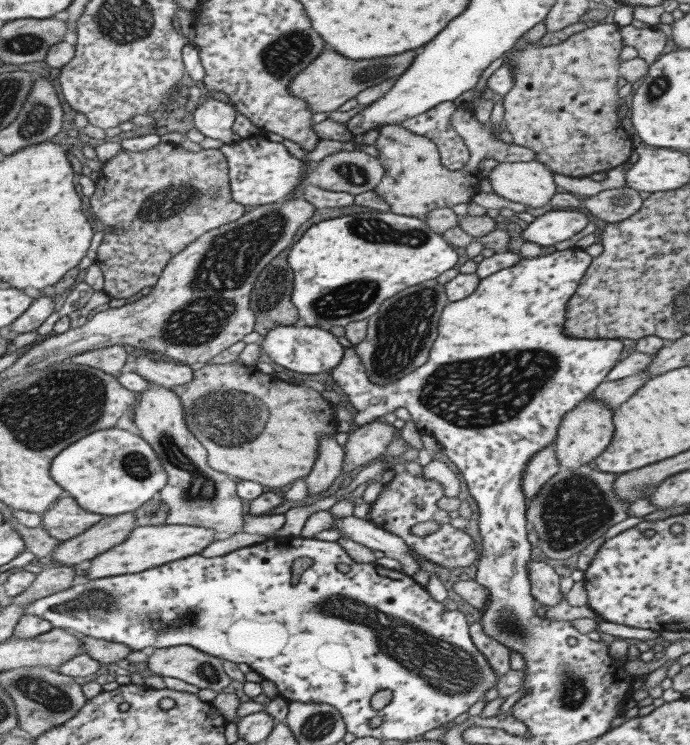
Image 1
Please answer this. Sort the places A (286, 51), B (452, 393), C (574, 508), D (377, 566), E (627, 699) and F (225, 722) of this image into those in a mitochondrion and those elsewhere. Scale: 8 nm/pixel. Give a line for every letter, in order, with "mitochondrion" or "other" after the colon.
A: mitochondrion
B: mitochondrion
C: mitochondrion
D: other
E: other
F: other

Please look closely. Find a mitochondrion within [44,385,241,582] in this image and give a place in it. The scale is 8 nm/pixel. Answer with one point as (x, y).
(201, 490)

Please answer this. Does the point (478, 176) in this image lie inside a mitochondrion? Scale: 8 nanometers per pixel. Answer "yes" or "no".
no

